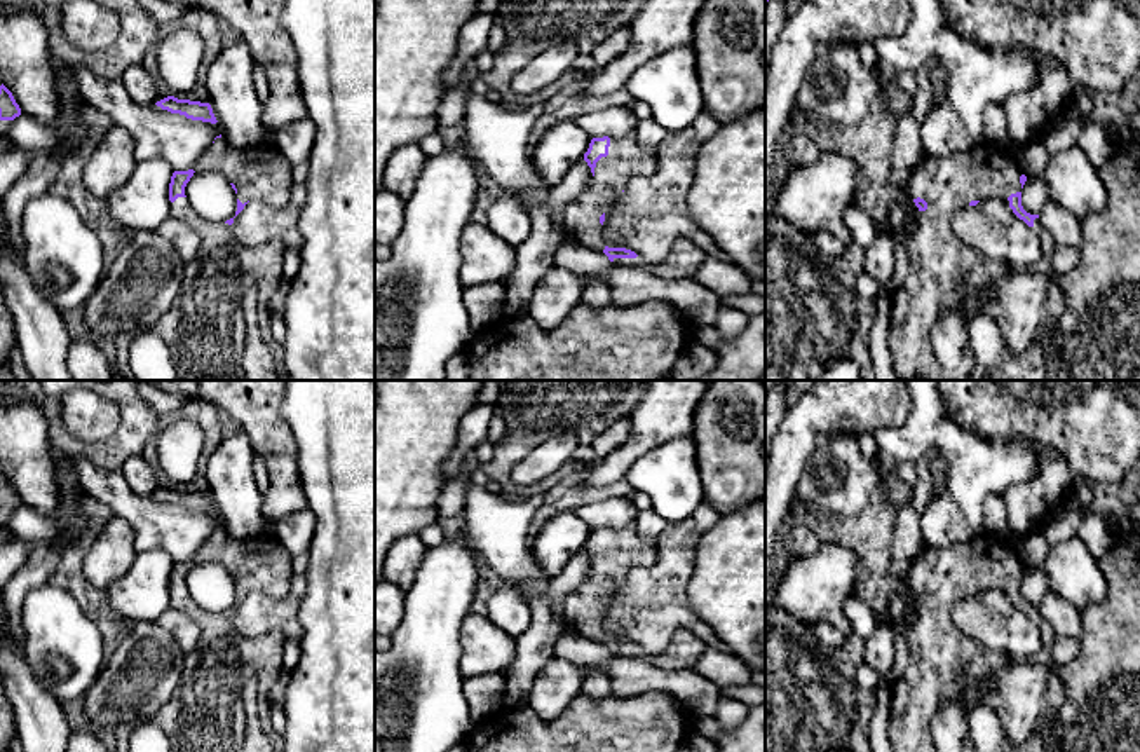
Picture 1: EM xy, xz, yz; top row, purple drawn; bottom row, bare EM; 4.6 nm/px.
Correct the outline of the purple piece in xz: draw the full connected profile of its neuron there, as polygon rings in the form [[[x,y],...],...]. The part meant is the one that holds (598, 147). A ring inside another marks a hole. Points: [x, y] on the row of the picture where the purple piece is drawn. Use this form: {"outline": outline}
{"outline": [[[633,134],[593,138],[584,161],[591,167],[589,187],[563,209],[563,229],[572,230],[579,244],[603,251],[615,265],[643,265],[645,260],[626,248],[603,243],[605,209],[624,192],[633,176],[657,171],[655,154],[645,152]]]}

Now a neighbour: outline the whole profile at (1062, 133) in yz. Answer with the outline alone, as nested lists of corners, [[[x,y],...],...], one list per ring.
[[[1058,117],[1048,126],[1041,141],[1051,154],[1076,147],[1082,133],[1082,124],[1076,119]]]

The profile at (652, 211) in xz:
[[[692,127],[666,134],[655,152],[657,171],[652,176],[633,176],[605,213],[605,246],[631,250],[645,263],[661,263],[668,258],[673,243],[687,237],[706,256],[730,260],[689,211],[689,192],[696,174],[692,150]]]

